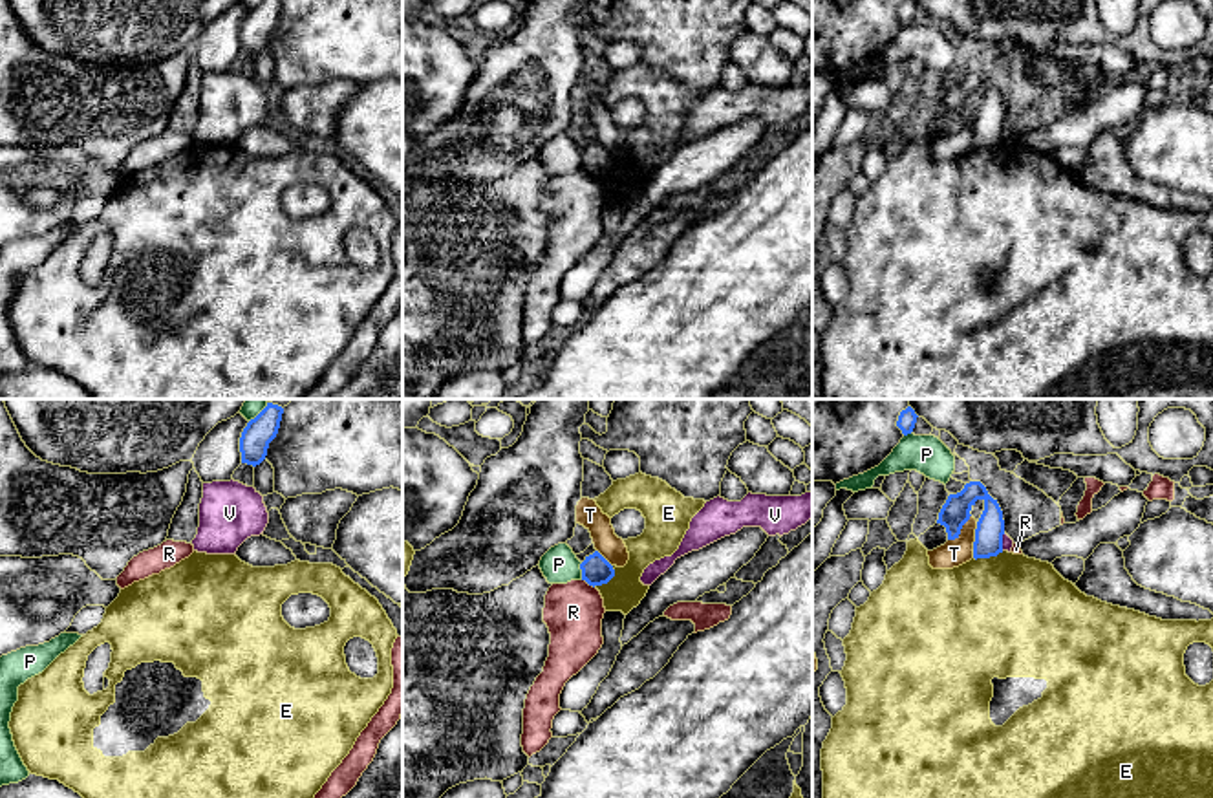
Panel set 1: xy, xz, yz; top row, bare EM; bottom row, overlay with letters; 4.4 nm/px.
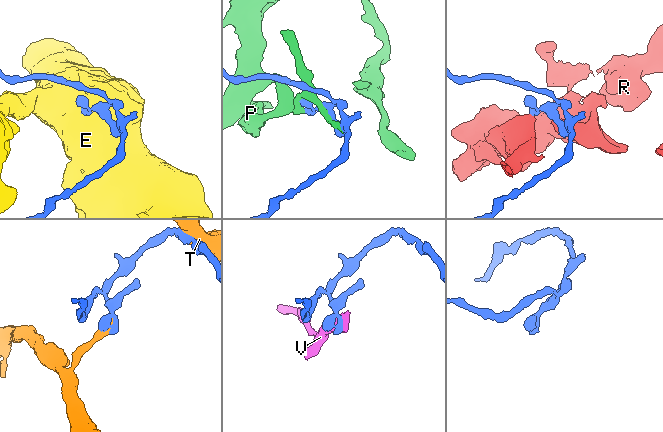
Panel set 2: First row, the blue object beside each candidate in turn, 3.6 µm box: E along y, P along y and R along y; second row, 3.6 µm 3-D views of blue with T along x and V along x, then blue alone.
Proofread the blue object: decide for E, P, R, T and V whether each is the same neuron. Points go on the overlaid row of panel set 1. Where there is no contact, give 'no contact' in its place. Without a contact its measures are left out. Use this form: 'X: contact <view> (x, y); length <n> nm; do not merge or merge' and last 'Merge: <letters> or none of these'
E: contact xz (608, 581); length 130 nm; do not merge
P: contact xz (582, 571); length 80 nm; do not merge
R: contact xz (588, 582); length 70 nm; do not merge
T: contact yz (976, 540); length 160 nm; do not merge
V: contact yz (1001, 542); length 80 nm; do not merge
Merge: none of these

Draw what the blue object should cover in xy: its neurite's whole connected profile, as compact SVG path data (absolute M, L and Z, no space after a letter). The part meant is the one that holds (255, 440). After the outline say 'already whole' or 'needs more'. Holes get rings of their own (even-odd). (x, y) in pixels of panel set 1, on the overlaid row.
M273 403L247 423L240 437L242 463L260 465L265 456L269 443L276 437L284 408Z | already whole

